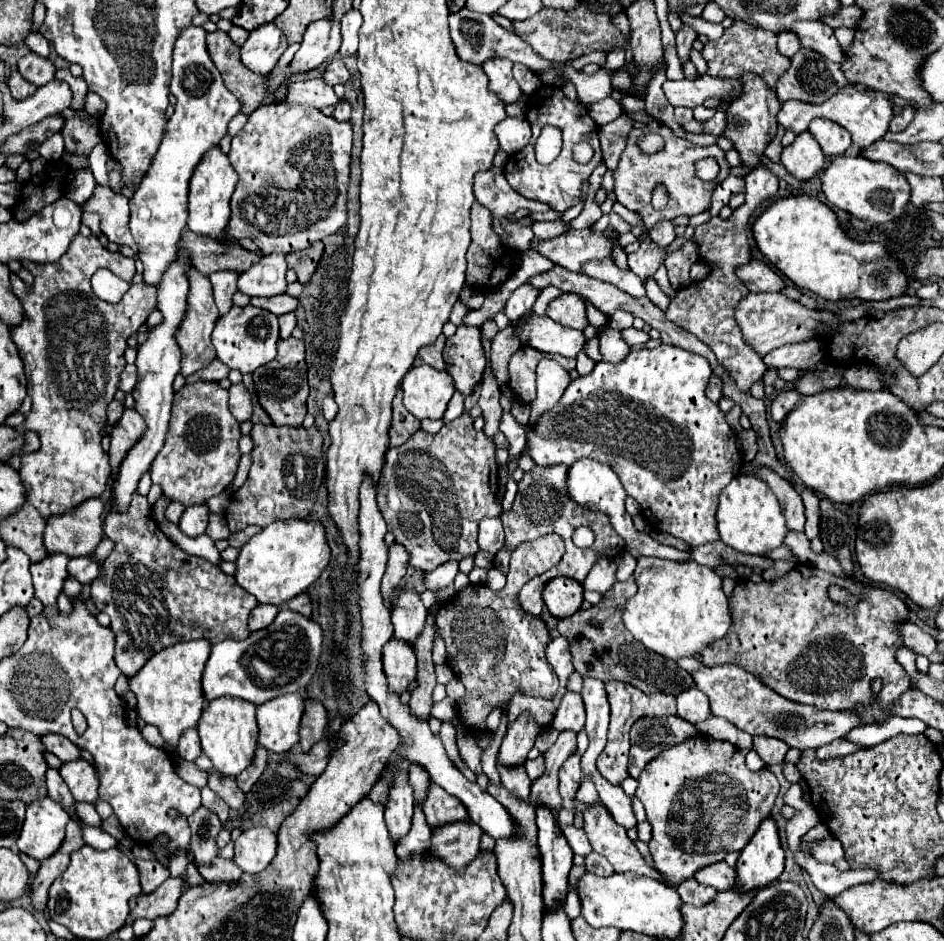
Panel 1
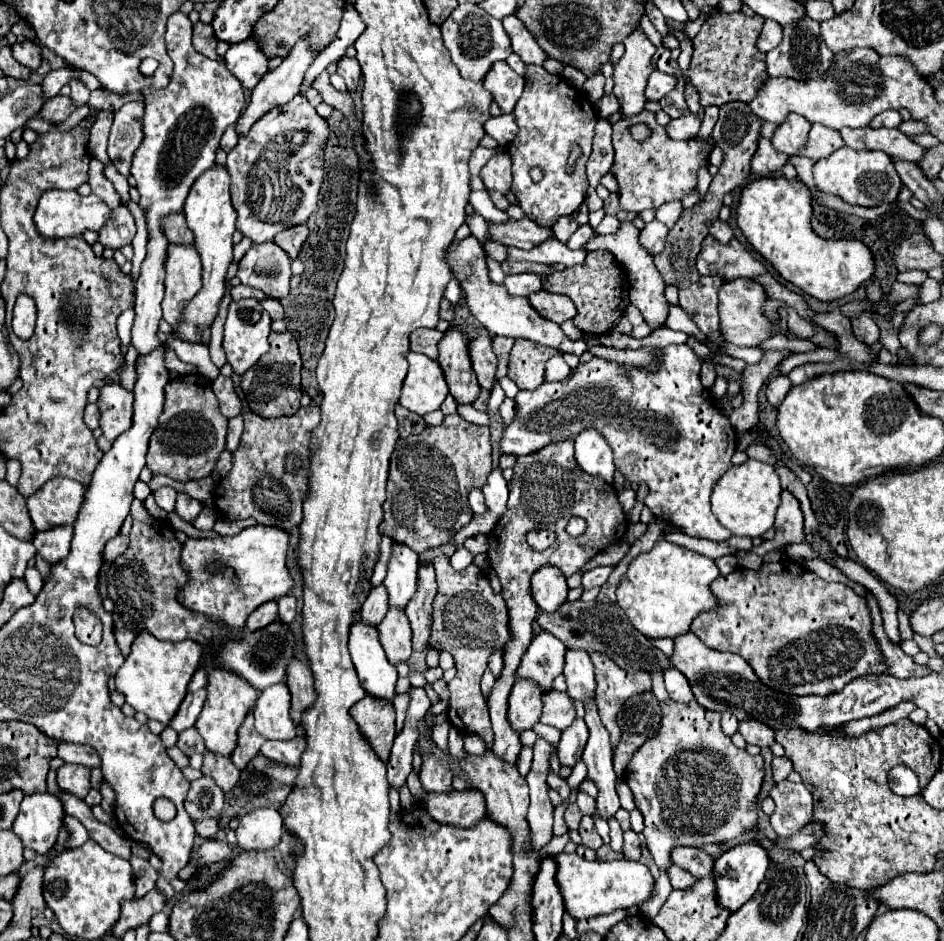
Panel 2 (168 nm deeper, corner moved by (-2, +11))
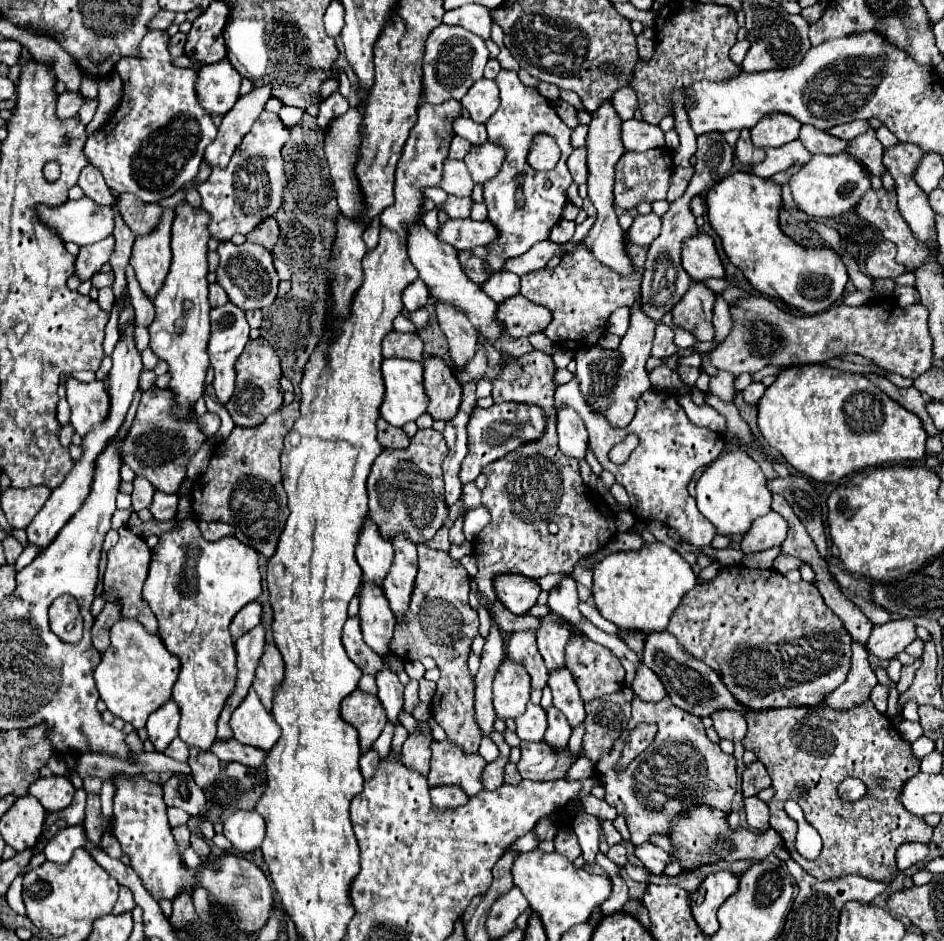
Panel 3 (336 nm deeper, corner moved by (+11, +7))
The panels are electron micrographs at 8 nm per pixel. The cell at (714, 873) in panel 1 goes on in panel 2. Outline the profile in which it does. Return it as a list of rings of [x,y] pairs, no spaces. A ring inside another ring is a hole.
[[[675,848],[675,852],[671,852],[671,862],[697,878],[711,876],[713,872],[711,856],[699,848]]]

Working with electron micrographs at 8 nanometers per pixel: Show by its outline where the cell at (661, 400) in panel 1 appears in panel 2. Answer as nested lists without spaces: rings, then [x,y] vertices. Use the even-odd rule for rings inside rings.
[[[671,344],[667,348],[661,348],[661,352],[663,364],[655,374],[649,374],[647,370],[637,366],[617,366],[615,362],[593,358],[587,364],[579,364],[571,372],[571,376],[561,382],[543,382],[533,392],[521,390],[513,398],[517,406],[515,418],[501,432],[499,452],[513,456],[531,454],[547,444],[573,438],[577,436],[577,432],[589,426],[597,428],[611,446],[615,456],[615,468],[623,472],[625,480],[629,480],[633,486],[637,486],[639,482],[645,482],[649,486],[645,506],[657,518],[683,528],[683,532],[693,538],[705,538],[713,542],[729,540],[731,532],[727,532],[711,512],[709,498],[719,476],[723,476],[723,472],[731,468],[731,456],[737,446],[737,434],[729,418],[723,416],[715,406],[715,400],[711,398],[709,390],[701,386],[701,360],[693,354],[693,350],[687,344]]]

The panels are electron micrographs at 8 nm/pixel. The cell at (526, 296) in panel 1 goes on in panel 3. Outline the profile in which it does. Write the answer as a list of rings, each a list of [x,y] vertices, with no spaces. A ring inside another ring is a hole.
[[[500,270],[496,272],[484,286],[482,290],[492,298],[496,300],[498,304],[504,302],[506,298],[512,298],[520,292],[520,276],[508,272],[508,270]]]

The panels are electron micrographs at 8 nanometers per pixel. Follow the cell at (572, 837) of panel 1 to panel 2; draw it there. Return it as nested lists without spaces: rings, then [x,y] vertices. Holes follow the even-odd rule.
[[[569,804],[567,812],[565,812],[565,822],[567,822],[567,828],[577,830],[577,826],[579,826],[579,820],[581,820],[581,818],[583,818],[583,814],[581,814],[581,810],[577,808],[577,804]]]

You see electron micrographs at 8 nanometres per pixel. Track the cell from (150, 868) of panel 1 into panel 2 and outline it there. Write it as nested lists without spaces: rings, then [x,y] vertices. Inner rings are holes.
[[[131,856],[131,866],[133,866],[133,876],[135,876],[135,898],[145,896],[149,890],[155,888],[157,882],[157,872],[155,868],[151,868],[151,864],[139,856]]]

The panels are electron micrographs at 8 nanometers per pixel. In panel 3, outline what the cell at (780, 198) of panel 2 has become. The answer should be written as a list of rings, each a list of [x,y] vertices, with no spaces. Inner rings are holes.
[[[734,172],[726,176],[724,180],[720,180],[708,192],[706,206],[708,206],[708,220],[722,240],[726,256],[730,258],[734,266],[738,266],[744,272],[748,282],[758,292],[772,296],[772,298],[780,298],[782,302],[798,308],[804,314],[824,312],[842,296],[842,290],[848,282],[848,270],[842,258],[832,248],[804,248],[780,230],[780,222],[778,222],[778,214],[782,208],[780,184],[766,180],[766,178],[758,178],[750,172]]]

